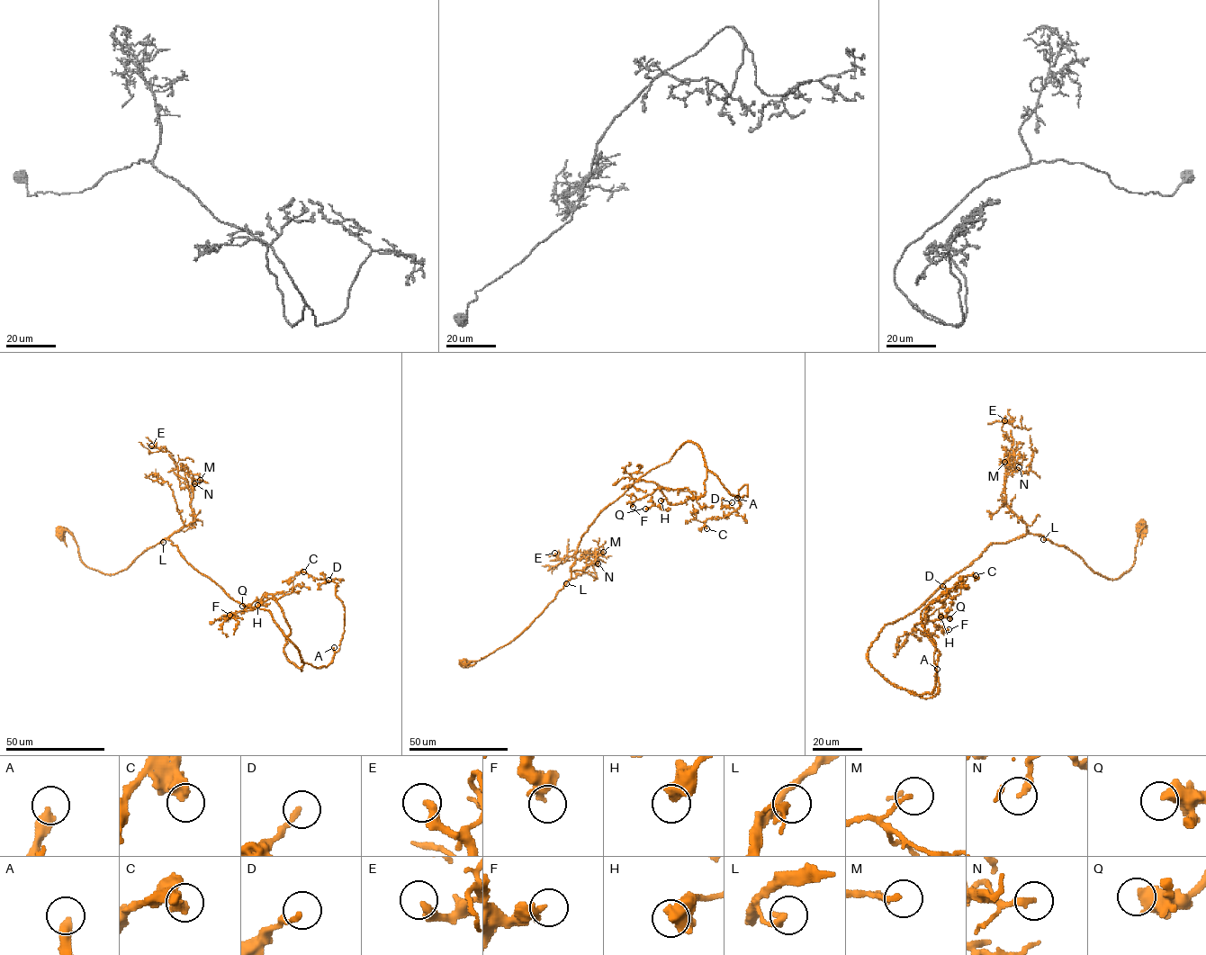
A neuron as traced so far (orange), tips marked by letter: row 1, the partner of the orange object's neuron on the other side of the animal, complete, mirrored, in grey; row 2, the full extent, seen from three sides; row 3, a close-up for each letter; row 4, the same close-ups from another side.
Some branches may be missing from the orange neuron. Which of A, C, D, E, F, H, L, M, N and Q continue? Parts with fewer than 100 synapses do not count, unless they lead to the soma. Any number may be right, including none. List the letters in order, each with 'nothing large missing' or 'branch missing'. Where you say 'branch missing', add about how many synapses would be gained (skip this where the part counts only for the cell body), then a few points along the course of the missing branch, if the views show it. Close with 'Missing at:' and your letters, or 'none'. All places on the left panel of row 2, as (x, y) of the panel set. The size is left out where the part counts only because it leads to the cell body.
A: branch missing; 300 synapses; course (334, 647), (333, 632), (329, 626), (357, 603), (384, 604), (384, 608), (399, 618), (391, 620), (386, 626)
C: nothing large missing
D: nothing large missing
E: nothing large missing
F: nothing large missing
H: nothing large missing
L: nothing large missing
M: nothing large missing
N: nothing large missing
Q: nothing large missing
Missing at: A

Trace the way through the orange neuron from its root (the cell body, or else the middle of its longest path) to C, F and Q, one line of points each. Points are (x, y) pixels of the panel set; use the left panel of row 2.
C: (60, 531), (107, 574), (167, 537), (320, 668), (339, 648), (344, 606), (335, 582), (303, 572)
F: (60, 531), (107, 574), (167, 537), (234, 600), (266, 609), (301, 670), (272, 599), (229, 615)
Q: (60, 531), (107, 574), (167, 537), (234, 600), (266, 609), (301, 670), (282, 608), (242, 606)

